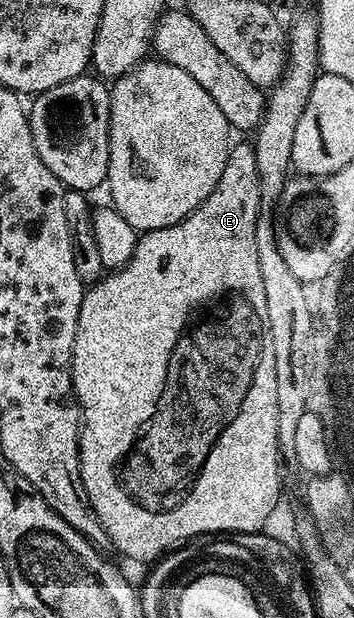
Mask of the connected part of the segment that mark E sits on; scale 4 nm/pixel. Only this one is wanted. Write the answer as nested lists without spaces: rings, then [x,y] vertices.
[[[252,143],[232,145],[229,160],[221,175],[221,180],[211,190],[211,194],[201,203],[187,218],[175,222],[175,226],[163,226],[159,230],[142,232],[137,237],[135,254],[121,268],[102,275],[96,284],[86,287],[85,297],[79,306],[79,326],[75,330],[75,346],[73,347],[73,392],[77,395],[77,405],[81,407],[81,437],[79,438],[79,470],[83,478],[83,486],[87,490],[87,498],[103,526],[108,543],[113,543],[129,560],[151,560],[157,562],[166,554],[188,545],[189,540],[196,536],[205,536],[208,532],[260,532],[266,527],[269,515],[277,508],[281,500],[281,468],[283,461],[281,453],[277,450],[277,435],[279,434],[279,406],[277,405],[275,391],[275,346],[271,346],[271,326],[267,318],[267,293],[263,290],[263,273],[259,270],[259,250],[257,249],[257,217],[261,203],[261,183],[259,182],[259,170],[255,162],[255,150]]]

